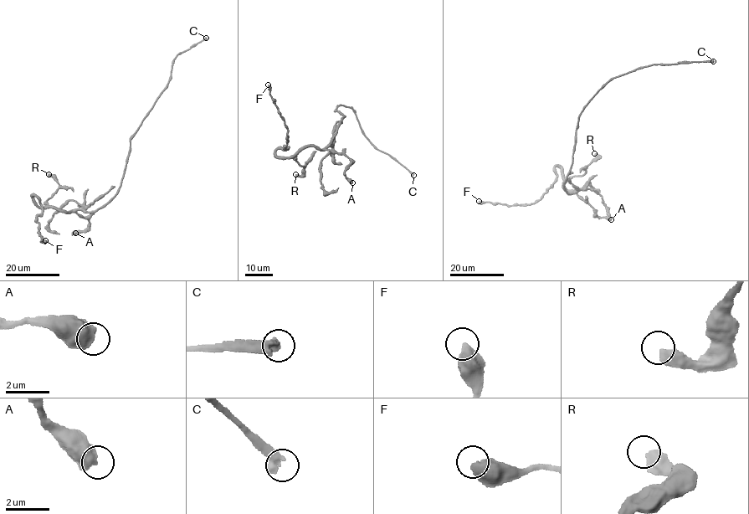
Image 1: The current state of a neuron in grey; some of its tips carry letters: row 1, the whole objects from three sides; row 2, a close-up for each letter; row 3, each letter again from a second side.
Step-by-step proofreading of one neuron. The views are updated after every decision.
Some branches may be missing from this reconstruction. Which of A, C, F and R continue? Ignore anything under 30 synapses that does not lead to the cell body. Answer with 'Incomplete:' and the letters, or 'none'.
Incomplete: C

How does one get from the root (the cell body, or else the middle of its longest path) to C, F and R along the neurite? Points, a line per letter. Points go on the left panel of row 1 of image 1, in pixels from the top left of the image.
C: (121, 180), (130, 138), (166, 85), (172, 62), (176, 55), (206, 38)
F: (121, 180), (110, 201), (89, 212), (42, 208), (33, 196), (41, 205), (37, 218), (41, 241), (45, 240)
R: (121, 180), (118, 191), (97, 210), (64, 212), (47, 204), (47, 200), (59, 187), (54, 177), (48, 174)

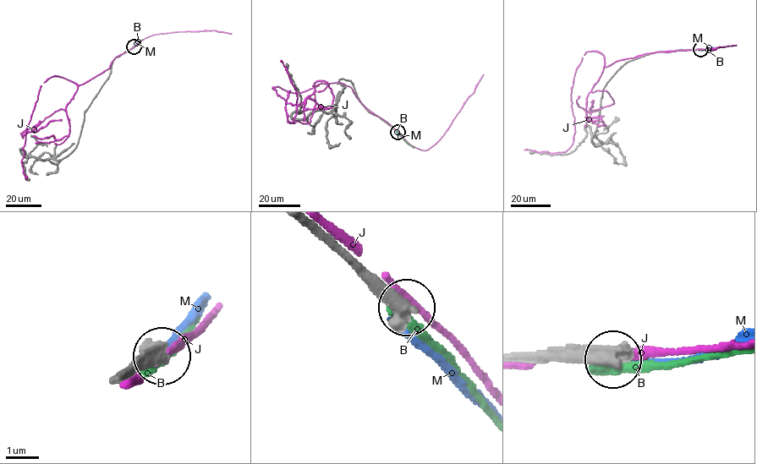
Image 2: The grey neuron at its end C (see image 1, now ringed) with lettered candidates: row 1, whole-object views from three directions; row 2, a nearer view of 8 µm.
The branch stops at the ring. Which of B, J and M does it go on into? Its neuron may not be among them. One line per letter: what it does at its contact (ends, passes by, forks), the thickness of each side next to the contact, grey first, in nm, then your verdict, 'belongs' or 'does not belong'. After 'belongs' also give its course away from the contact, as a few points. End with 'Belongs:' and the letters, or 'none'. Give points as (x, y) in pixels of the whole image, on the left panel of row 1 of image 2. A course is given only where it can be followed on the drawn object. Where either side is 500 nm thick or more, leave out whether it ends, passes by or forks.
B: 600/480 nm | does not belong
J: 600/280 nm | does not belong
M: 500/280 nm | does not belong
Belongs: none

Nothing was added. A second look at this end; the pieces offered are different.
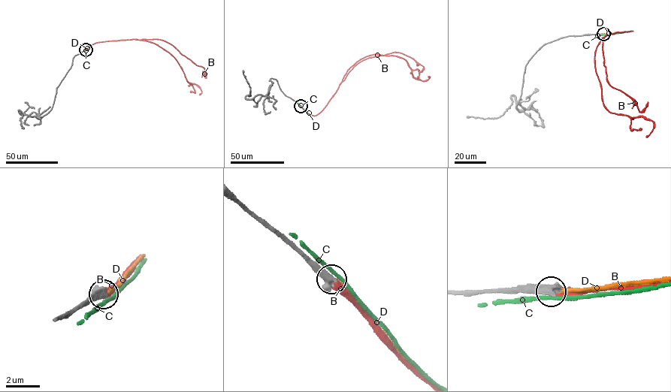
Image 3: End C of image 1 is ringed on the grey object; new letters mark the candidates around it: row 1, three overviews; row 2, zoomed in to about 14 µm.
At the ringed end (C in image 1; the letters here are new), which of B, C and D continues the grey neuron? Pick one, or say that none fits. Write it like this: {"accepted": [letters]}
{"accepted": ["B"]}

